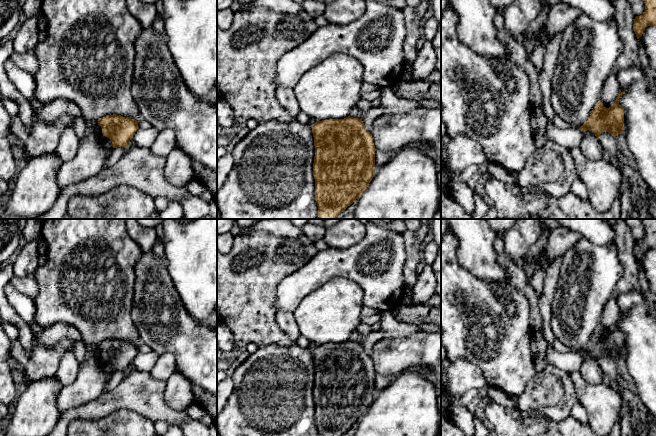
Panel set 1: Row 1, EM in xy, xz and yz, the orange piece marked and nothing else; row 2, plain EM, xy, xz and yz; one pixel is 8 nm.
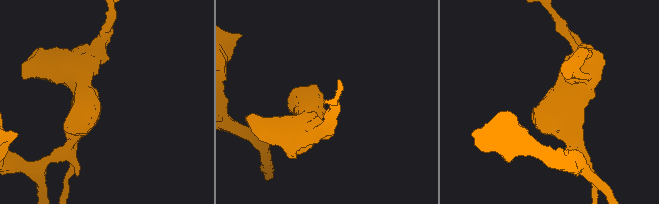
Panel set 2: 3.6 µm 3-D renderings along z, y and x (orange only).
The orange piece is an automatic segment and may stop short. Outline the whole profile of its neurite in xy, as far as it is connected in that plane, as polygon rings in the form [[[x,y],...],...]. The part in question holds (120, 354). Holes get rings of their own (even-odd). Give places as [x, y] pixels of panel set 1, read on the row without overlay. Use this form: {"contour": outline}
{"contour": [[[117,338],[106,339],[98,343],[103,360],[111,364],[113,372],[127,372],[135,356],[139,353],[138,347],[139,345]]]}

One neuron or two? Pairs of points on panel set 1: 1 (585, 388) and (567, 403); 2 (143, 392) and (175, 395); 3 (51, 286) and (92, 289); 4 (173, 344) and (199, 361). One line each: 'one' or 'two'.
1: two
2: two
3: one
4: one

